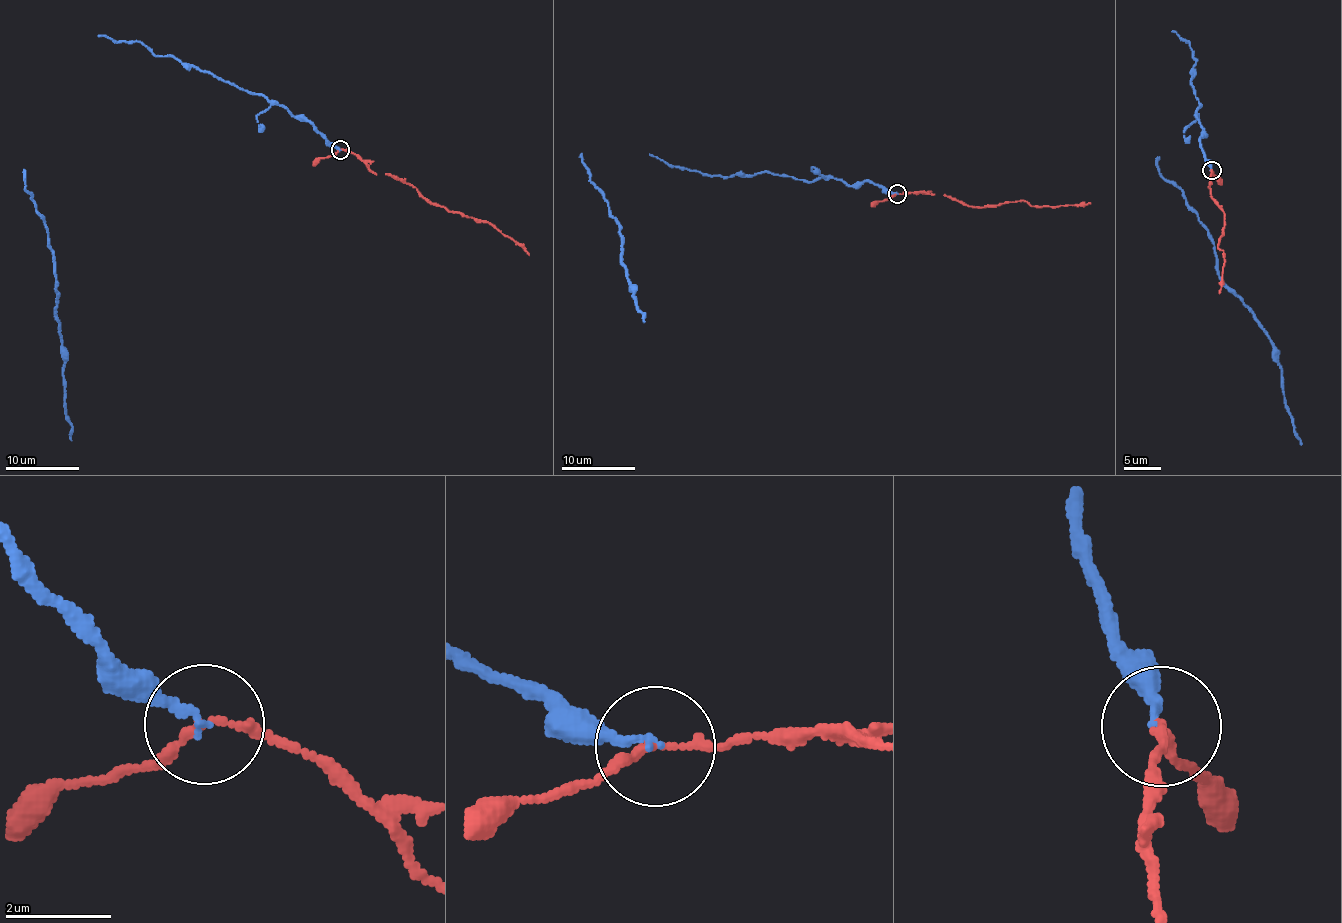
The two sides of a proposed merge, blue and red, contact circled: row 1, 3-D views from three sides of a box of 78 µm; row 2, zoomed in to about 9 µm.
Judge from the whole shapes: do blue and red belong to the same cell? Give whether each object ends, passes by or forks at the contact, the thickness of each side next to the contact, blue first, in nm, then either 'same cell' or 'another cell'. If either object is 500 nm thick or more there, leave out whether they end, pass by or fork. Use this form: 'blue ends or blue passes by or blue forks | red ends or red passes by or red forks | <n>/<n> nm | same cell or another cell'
blue ends | red passes by | 160/130 nm | same cell

